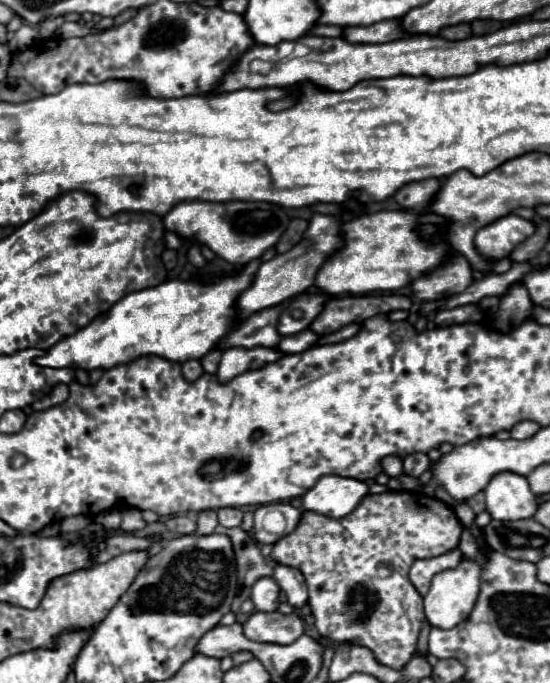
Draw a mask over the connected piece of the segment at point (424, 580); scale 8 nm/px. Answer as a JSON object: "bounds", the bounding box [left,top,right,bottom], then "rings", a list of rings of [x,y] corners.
{"bounds":[410,549,462,595],"rings":[[[452,549],[450,553],[444,553],[444,555],[432,557],[432,559],[414,561],[414,565],[410,567],[410,581],[420,595],[426,595],[430,589],[432,577],[446,569],[456,569],[460,565],[460,561],[462,561],[460,549]]]}

